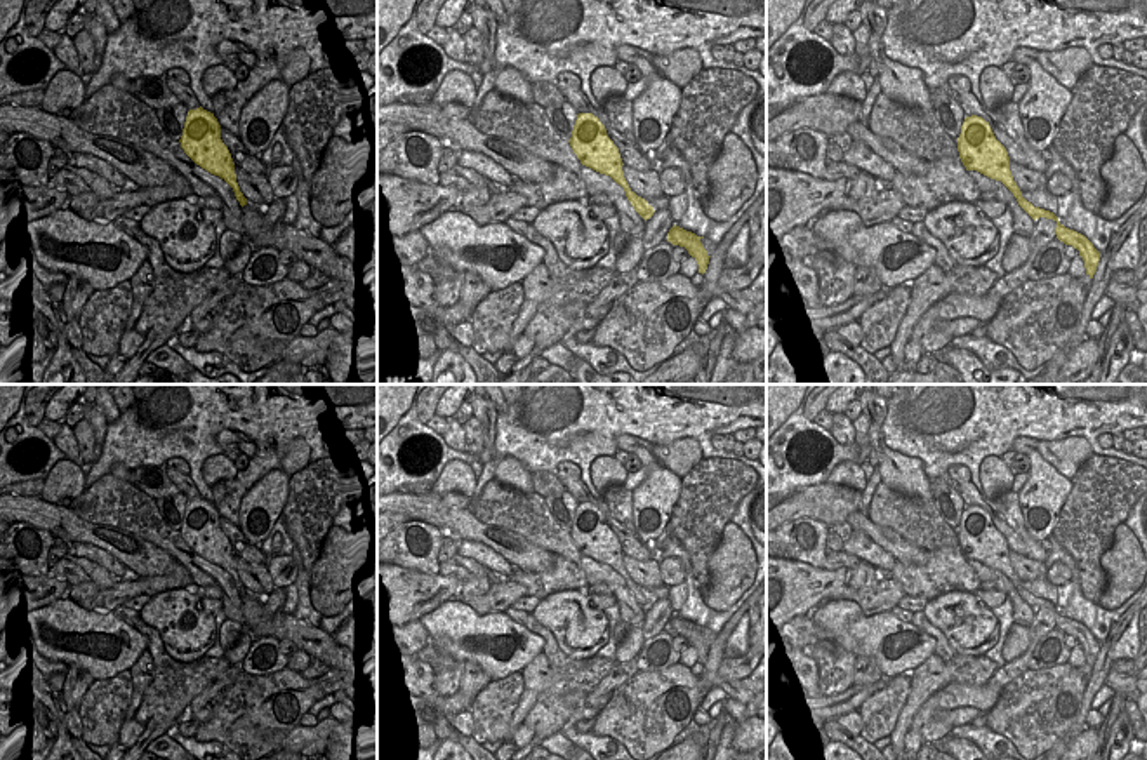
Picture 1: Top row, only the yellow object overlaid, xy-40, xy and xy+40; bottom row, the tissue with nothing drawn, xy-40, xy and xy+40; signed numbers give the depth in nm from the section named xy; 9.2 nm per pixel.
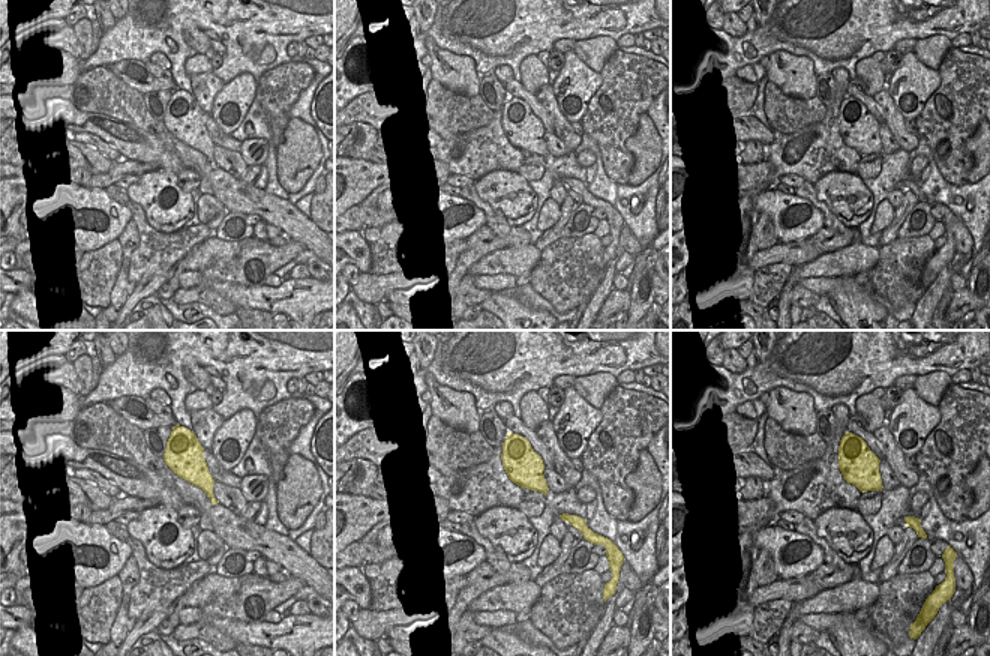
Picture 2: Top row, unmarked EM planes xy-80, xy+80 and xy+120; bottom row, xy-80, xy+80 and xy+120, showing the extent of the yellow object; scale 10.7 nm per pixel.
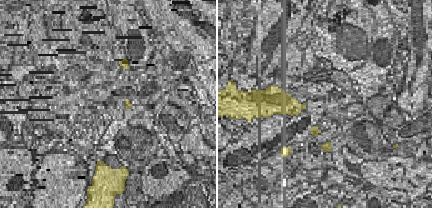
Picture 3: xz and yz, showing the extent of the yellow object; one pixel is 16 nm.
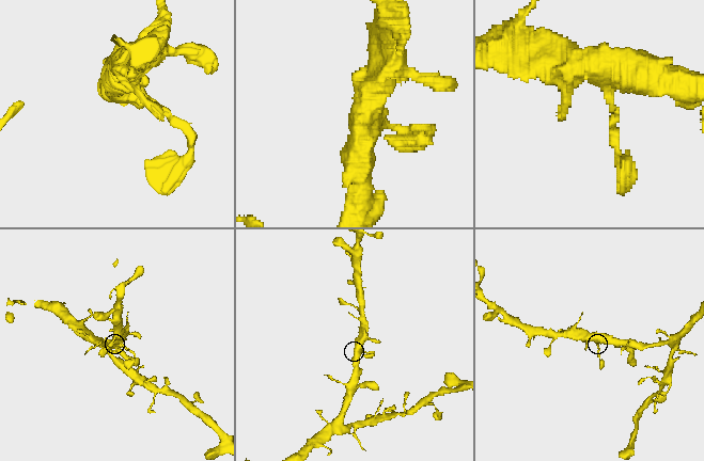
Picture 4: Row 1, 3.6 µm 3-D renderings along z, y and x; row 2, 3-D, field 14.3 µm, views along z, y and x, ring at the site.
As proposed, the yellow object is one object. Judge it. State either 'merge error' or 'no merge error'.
no merge error

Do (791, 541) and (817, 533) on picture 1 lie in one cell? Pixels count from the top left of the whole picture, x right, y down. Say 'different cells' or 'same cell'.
same cell

